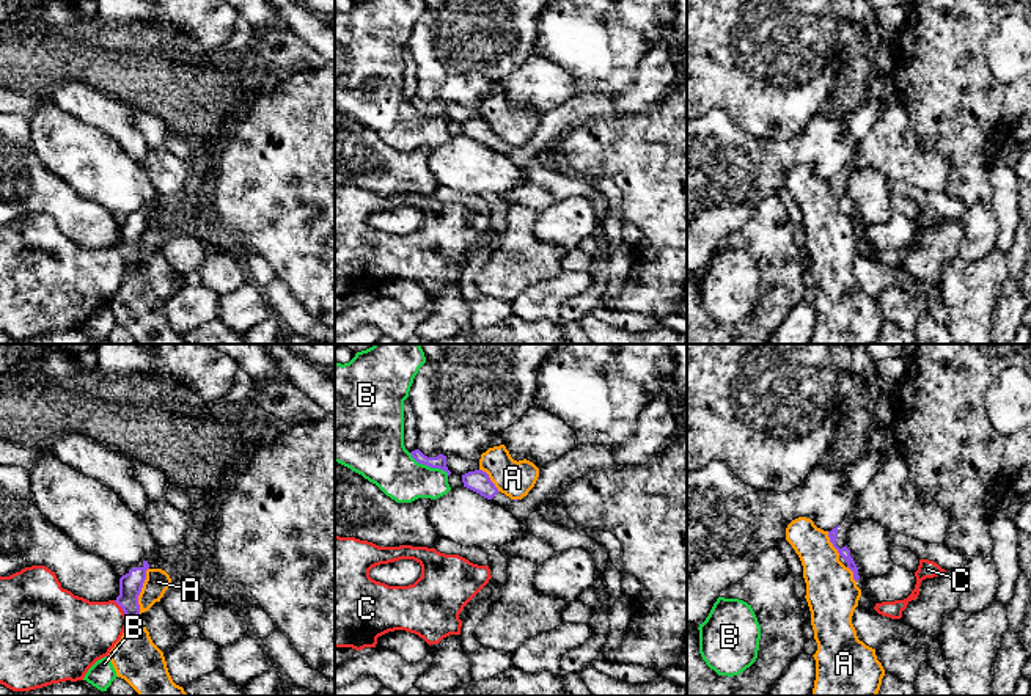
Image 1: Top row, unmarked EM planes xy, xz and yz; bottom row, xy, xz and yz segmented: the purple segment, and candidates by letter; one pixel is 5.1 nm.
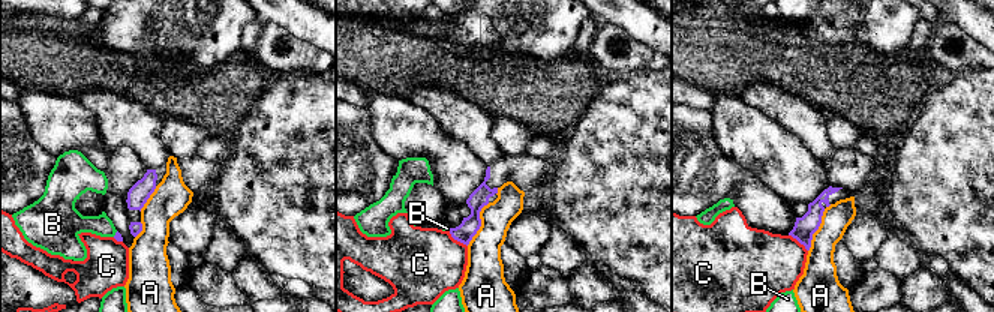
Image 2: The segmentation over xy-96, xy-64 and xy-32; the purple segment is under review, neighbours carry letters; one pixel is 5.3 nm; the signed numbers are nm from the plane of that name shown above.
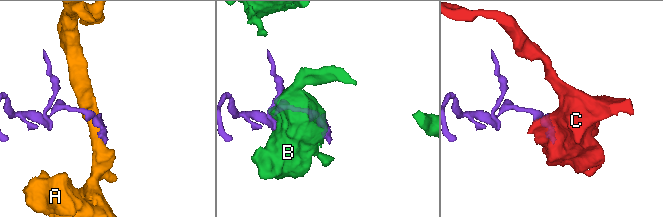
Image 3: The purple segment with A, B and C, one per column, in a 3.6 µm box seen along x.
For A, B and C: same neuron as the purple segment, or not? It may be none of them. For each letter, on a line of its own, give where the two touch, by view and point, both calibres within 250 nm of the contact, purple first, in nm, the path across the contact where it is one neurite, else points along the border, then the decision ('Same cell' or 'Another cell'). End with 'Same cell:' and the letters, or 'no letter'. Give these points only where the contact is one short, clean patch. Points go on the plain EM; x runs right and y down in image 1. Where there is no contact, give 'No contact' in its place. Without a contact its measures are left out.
A: Touches purple at xy (140, 239). Thickness 120 nm (purple) against 120 nm. Another cell
B: Touches purple at xz (429, 113). Thickness 60 nm (purple) against 260 nm. Another cell
C: Touches purple at xy (123, 258). Thickness 120 nm (purple) against 340 nm. Boundary: xy (113, 249), (121, 256), (128, 271). Another cell
Same cell: no letter

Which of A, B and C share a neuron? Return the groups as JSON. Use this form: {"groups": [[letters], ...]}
{"groups": [["A"], ["B"], ["C"]]}

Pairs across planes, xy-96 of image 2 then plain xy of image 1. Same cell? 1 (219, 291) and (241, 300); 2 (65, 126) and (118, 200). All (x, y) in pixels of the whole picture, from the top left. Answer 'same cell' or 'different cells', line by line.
1: different cells
2: same cell

